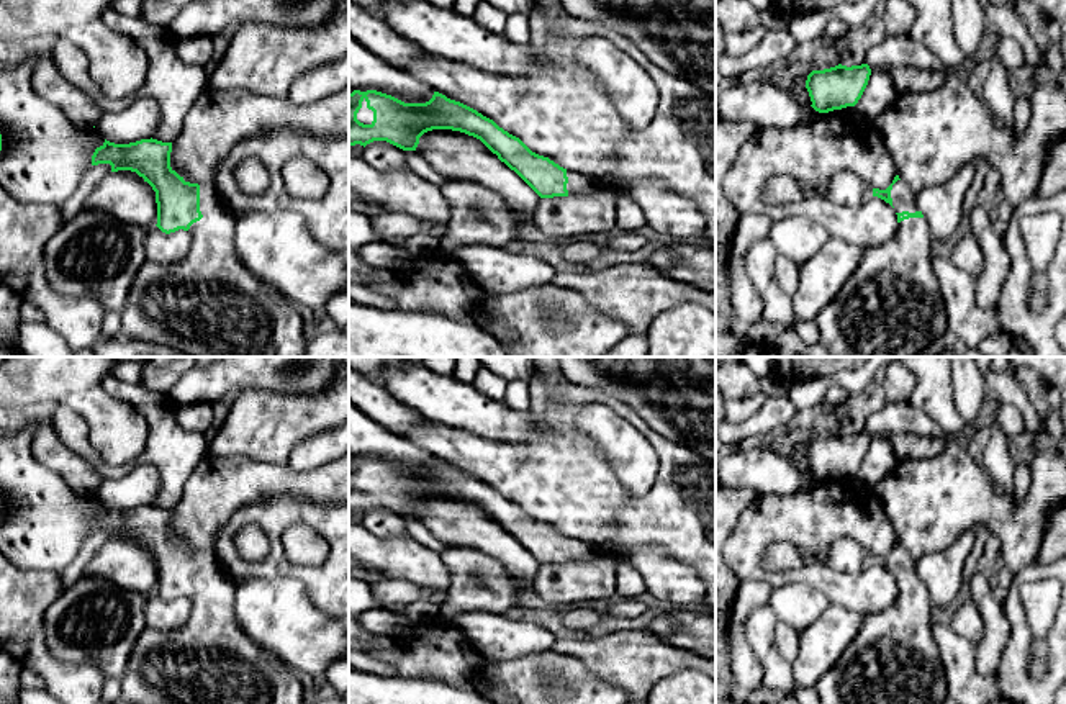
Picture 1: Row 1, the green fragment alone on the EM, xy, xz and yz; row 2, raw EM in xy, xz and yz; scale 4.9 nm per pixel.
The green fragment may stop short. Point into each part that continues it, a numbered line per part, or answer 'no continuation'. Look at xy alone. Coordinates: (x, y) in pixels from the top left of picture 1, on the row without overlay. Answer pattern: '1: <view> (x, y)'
1: xy (208, 660)

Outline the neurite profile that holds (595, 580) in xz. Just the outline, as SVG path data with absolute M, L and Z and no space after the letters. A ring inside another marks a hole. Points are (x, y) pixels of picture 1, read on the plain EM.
M603 555L588 562L540 565L532 589L552 604L604 601L617 593L617 560Z

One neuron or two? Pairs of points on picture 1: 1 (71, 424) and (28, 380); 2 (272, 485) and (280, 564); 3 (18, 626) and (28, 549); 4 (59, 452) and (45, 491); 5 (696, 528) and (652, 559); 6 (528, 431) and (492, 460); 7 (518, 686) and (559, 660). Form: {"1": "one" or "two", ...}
{"1": "two", "2": "two", "3": "two", "4": "two", "5": "two", "6": "two", "7": "one"}

